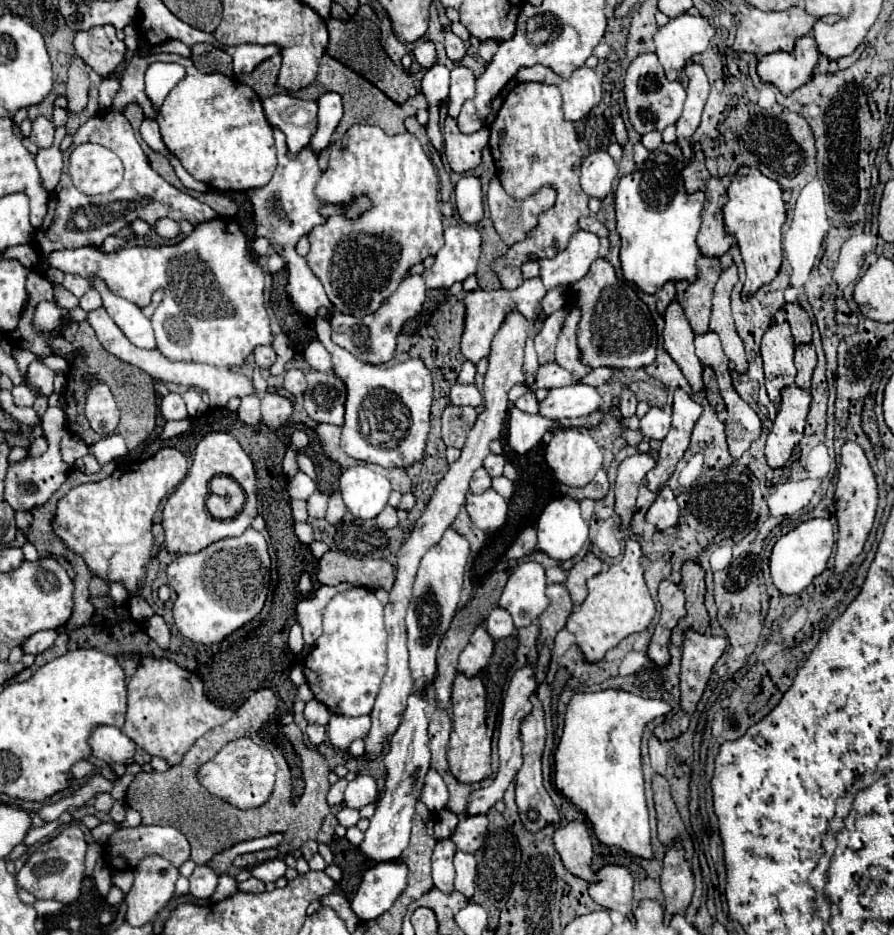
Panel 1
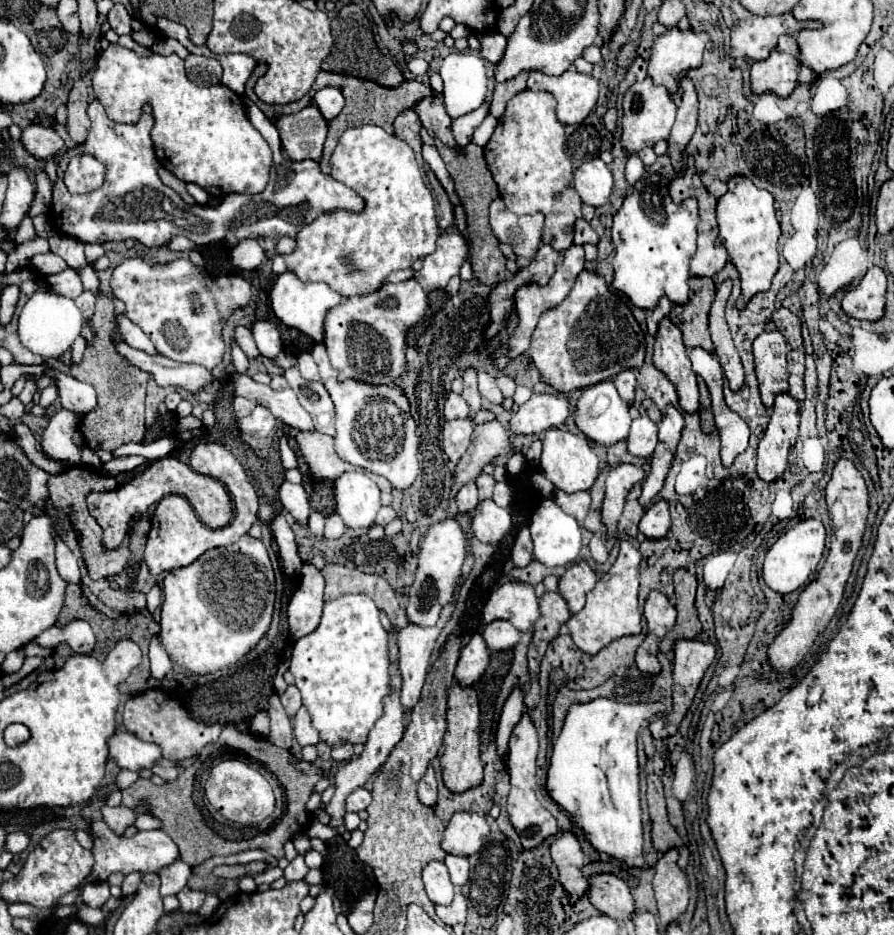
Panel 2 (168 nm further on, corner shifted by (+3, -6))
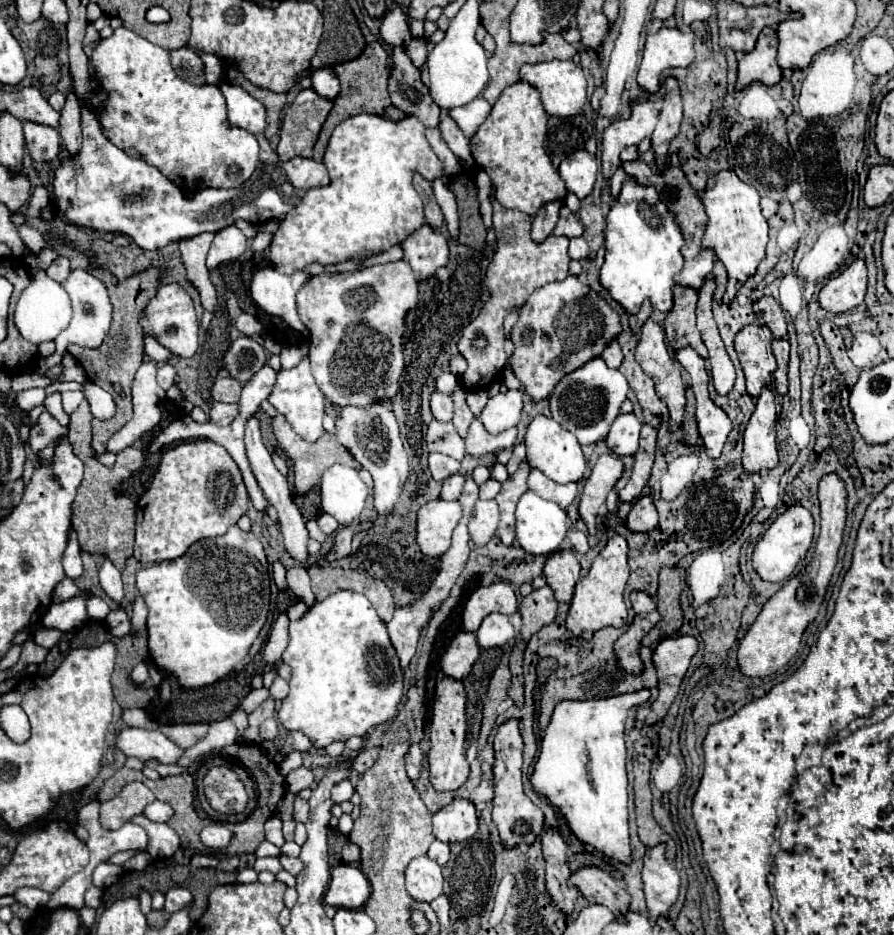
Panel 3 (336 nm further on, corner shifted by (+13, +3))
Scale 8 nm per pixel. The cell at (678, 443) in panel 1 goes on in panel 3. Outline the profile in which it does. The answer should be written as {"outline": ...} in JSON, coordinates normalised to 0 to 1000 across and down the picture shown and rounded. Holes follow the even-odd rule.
{"outline":[[[730,445],[726,453],[719,453],[717,460],[717,475],[710,486],[710,498],[706,505],[706,511],[697,524],[692,524],[692,535],[695,537],[708,537],[710,533],[717,530],[717,524],[721,522],[728,501],[730,501],[730,490],[733,490],[733,473],[735,473],[735,460],[739,456],[739,445]]]}

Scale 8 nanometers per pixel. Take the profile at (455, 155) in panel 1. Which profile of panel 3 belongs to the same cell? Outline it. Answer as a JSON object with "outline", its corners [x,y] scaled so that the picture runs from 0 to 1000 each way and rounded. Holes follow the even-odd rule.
{"outline":[[[440,51],[435,103],[442,116],[449,116],[455,124],[469,126],[475,137],[491,135],[493,118],[482,107],[480,94],[471,88],[469,75],[455,62],[451,51]]]}

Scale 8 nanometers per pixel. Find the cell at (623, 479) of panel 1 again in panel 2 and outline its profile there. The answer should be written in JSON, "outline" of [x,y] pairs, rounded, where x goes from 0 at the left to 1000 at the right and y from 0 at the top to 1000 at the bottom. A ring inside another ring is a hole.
{"outline":[[[690,497],[681,504],[677,514],[677,534],[672,542],[672,557],[679,564],[679,570],[690,566],[690,557],[699,542],[699,532],[710,517],[719,512],[719,502],[710,497]]]}

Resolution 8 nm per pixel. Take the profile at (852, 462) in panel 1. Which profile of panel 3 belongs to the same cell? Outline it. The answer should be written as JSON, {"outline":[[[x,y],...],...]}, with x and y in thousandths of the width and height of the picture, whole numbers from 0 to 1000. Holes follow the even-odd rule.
{"outline":[[[927,505],[916,513],[916,537],[918,537],[918,571],[914,575],[914,584],[909,597],[900,610],[887,616],[851,652],[845,667],[838,672],[829,691],[824,695],[829,719],[836,723],[860,723],[876,714],[894,695],[896,680],[900,672],[912,663],[916,648],[923,640],[925,627],[930,622],[938,584],[943,580],[943,567],[947,558],[947,524],[945,516],[936,505]]]}

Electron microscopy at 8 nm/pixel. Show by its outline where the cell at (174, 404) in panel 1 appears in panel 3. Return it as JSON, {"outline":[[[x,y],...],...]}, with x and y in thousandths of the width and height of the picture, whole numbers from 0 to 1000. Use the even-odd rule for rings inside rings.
{"outline":[[[185,389],[185,391],[180,391],[178,396],[176,396],[176,409],[178,409],[178,413],[182,415],[182,417],[189,417],[194,411],[196,411],[196,394],[194,391],[189,391],[189,389]]]}

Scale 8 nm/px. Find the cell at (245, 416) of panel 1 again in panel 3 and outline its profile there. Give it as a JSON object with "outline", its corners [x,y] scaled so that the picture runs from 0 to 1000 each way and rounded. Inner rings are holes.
{"outline":[[[245,404],[238,415],[236,415],[236,421],[238,421],[238,428],[243,430],[265,430],[267,424],[270,424],[270,411],[261,404]]]}

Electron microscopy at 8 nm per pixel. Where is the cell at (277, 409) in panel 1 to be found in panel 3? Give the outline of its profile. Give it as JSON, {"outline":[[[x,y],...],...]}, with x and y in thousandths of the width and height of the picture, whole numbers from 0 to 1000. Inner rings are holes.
{"outline":[[[238,430],[236,432],[236,451],[245,453],[245,456],[254,456],[258,453],[267,443],[267,434],[265,432],[247,432],[247,430]]]}

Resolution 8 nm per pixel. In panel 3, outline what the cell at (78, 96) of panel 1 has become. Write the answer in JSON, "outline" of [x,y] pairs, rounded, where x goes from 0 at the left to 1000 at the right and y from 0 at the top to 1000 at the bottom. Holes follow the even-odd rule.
{"outline":[[[82,96],[75,98],[75,109],[73,109],[73,116],[68,118],[68,128],[66,128],[64,139],[73,152],[73,158],[79,165],[84,165],[93,148],[91,148],[91,111]]]}

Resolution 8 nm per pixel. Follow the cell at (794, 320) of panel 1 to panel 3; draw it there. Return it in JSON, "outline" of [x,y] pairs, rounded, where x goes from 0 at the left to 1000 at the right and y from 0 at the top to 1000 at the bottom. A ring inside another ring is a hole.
{"outline":[[[853,317],[842,325],[845,336],[853,340],[853,344],[860,349],[867,361],[880,361],[880,344],[878,344],[878,334],[874,327],[867,323],[865,317]]]}

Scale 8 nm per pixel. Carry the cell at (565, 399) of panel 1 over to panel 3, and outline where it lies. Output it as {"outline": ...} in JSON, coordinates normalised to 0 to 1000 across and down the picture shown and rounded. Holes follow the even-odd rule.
{"outline":[[[567,417],[565,421],[547,426],[536,447],[549,464],[558,464],[563,460],[578,456],[583,451],[583,441],[585,441],[585,419]]]}

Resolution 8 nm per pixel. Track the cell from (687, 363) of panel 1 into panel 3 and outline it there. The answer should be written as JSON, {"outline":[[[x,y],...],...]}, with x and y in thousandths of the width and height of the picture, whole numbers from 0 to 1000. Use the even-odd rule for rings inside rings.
{"outline":[[[724,342],[717,351],[717,359],[715,359],[715,370],[710,374],[710,385],[717,389],[717,394],[721,396],[724,402],[730,404],[733,409],[733,417],[737,421],[737,426],[742,426],[748,434],[748,443],[751,443],[751,449],[748,449],[748,460],[753,462],[755,458],[762,456],[764,451],[764,436],[766,436],[766,413],[764,413],[764,406],[762,406],[762,391],[757,385],[751,383],[748,374],[746,374],[746,368],[744,368],[744,353],[733,344],[733,342]]]}

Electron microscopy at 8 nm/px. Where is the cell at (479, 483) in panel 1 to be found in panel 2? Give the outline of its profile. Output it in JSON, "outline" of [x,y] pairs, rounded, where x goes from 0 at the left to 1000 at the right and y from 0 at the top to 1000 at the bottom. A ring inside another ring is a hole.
{"outline":[[[520,517],[509,529],[509,538],[511,538],[511,544],[518,549],[529,547],[529,542],[534,542],[534,519]]]}

